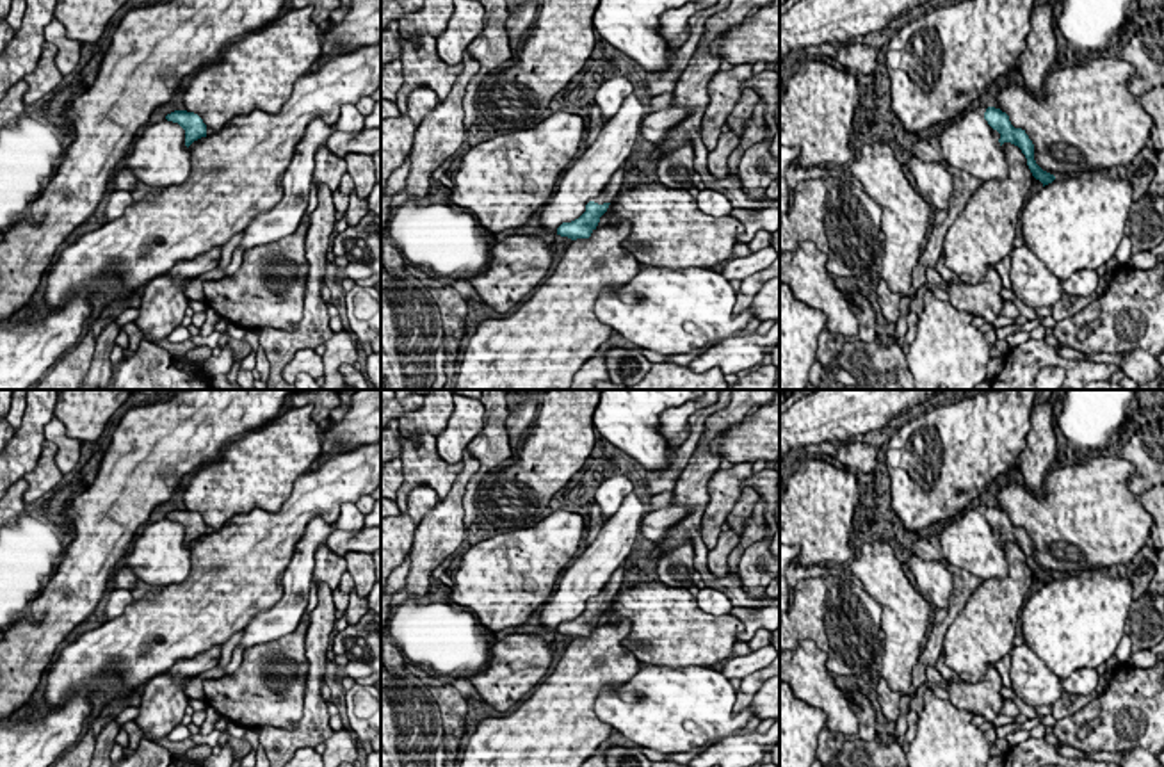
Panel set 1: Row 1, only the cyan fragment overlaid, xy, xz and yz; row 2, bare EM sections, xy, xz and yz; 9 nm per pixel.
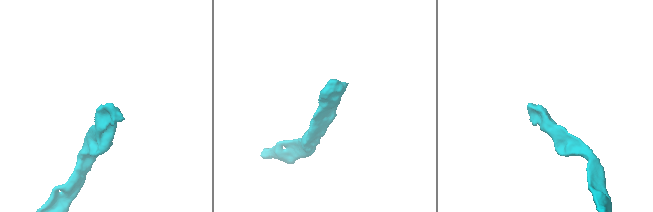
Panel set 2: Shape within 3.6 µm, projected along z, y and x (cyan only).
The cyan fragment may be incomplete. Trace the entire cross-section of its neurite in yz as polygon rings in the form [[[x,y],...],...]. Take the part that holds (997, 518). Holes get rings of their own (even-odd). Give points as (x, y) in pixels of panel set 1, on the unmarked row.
[[[988,505],[984,511],[984,518],[988,523],[1000,532],[1000,545],[1004,541],[1011,541],[1022,548],[1022,552],[1027,557],[1027,564],[1036,578],[1039,578],[1045,584],[1052,582],[1055,578],[1054,573],[1043,569],[1036,559],[1034,559],[1034,543],[1022,527],[1014,527],[1009,520],[1009,514],[1002,511],[1000,507]]]

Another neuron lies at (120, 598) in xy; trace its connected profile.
[[[114,589],[107,603],[107,618],[114,619],[125,612],[128,605],[135,603],[132,591]]]

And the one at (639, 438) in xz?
[[[602,390],[593,422],[609,440],[646,472],[671,468],[671,452],[659,432],[660,415],[703,397],[705,390]]]

